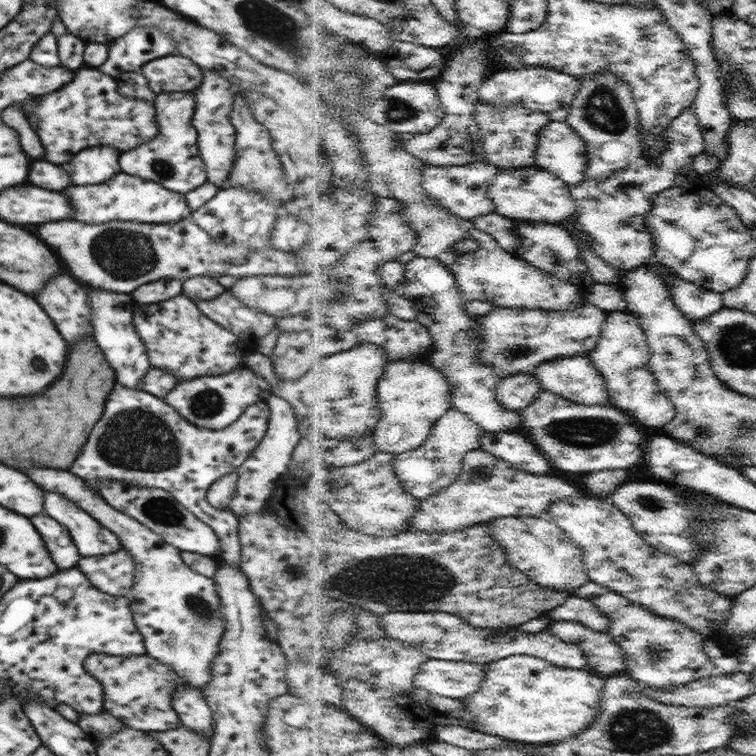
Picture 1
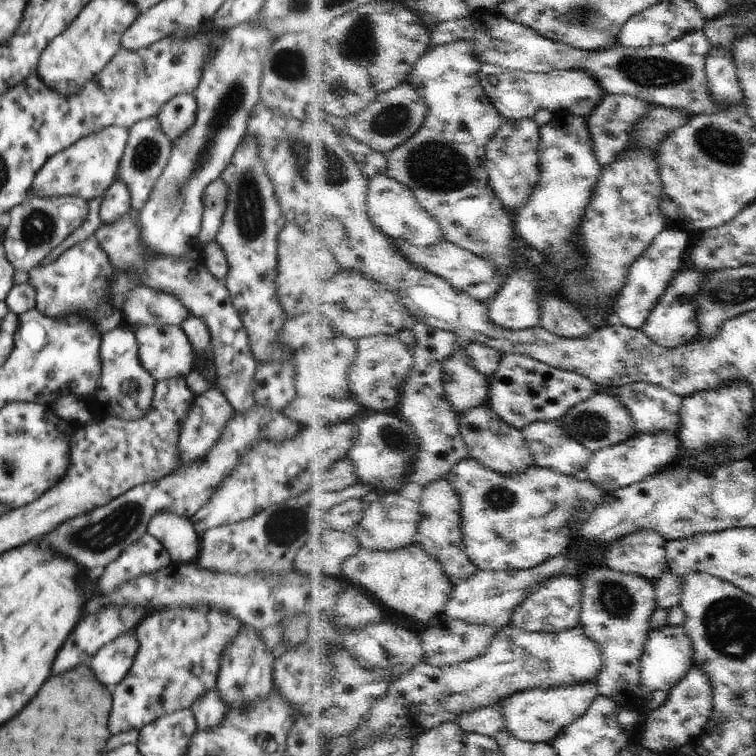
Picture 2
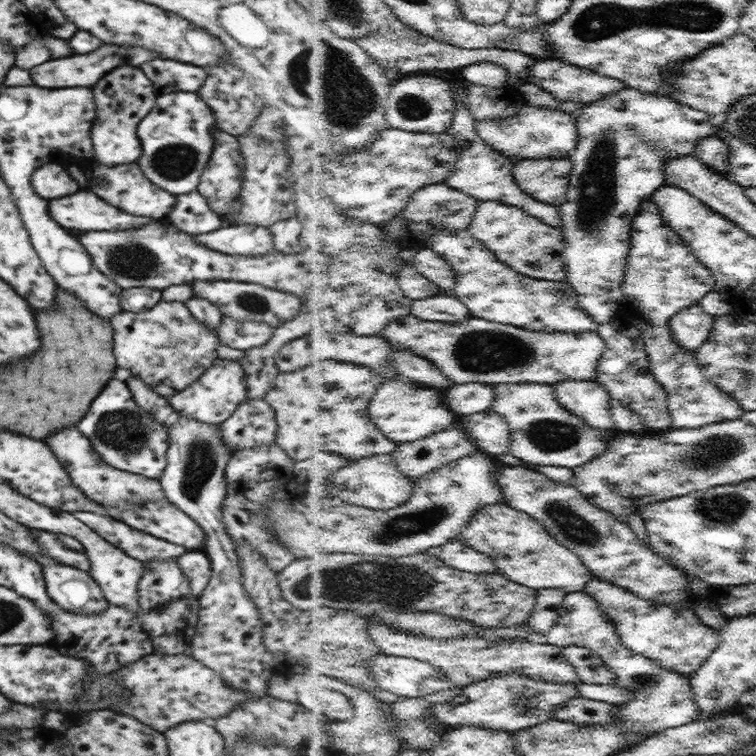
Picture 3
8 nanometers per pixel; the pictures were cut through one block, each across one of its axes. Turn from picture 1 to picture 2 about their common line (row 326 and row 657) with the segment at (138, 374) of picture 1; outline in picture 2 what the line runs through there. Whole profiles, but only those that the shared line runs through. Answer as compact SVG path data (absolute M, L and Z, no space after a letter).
M134 629L102 646L92 658L96 678L109 688L116 686L129 673L138 649L139 640Z

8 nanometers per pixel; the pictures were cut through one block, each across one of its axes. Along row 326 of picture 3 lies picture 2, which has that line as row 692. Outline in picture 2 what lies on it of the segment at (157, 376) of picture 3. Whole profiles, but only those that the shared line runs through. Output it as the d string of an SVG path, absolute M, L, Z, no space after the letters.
M206 606L196 608L170 607L150 612L137 626L135 635L139 640L139 649L129 673L112 689L112 708L109 714L111 736L129 730L140 730L159 716L174 711L190 709L194 701L207 692L217 690L219 666L227 649L243 626L241 620L228 611L214 610Z

